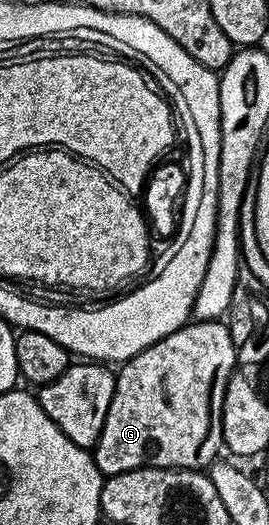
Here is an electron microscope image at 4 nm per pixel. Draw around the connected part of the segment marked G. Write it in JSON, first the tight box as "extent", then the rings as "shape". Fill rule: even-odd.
{"extent":[91,320,238,477],"shape":[[[190,320],[188,323],[175,330],[171,335],[159,339],[151,347],[139,351],[129,361],[124,362],[116,370],[113,383],[113,394],[111,395],[111,407],[107,407],[107,419],[103,419],[103,431],[99,435],[96,445],[91,452],[93,462],[99,467],[99,471],[105,477],[114,477],[120,473],[126,473],[132,469],[195,469],[198,471],[208,470],[214,461],[218,460],[223,449],[223,399],[227,391],[227,383],[235,375],[238,368],[235,345],[231,339],[231,331],[224,320],[199,321]]]}

